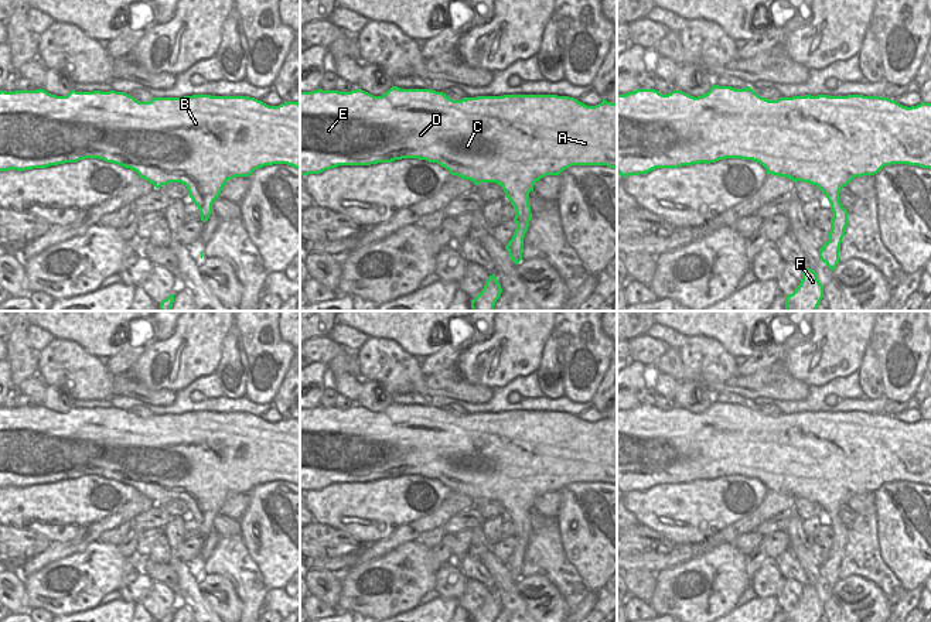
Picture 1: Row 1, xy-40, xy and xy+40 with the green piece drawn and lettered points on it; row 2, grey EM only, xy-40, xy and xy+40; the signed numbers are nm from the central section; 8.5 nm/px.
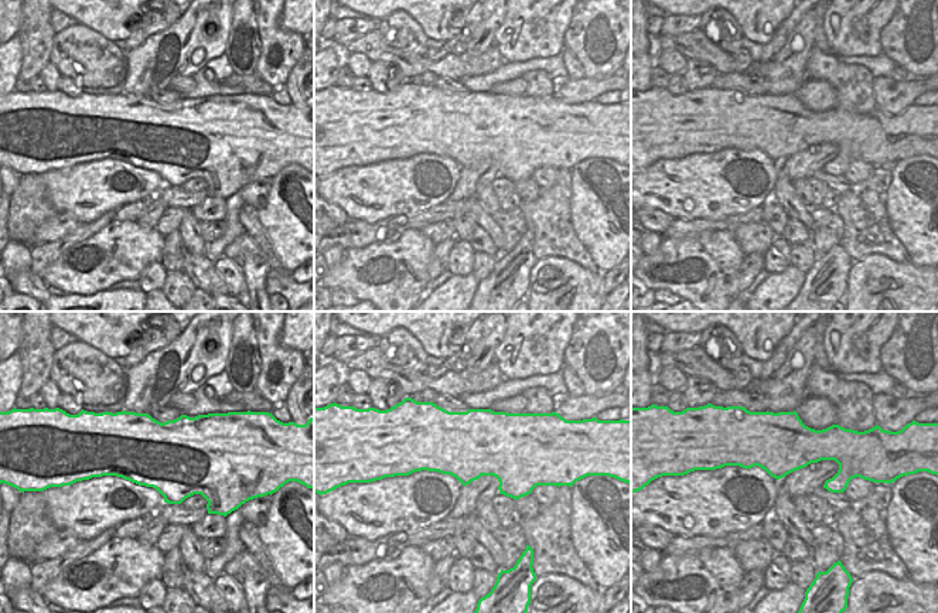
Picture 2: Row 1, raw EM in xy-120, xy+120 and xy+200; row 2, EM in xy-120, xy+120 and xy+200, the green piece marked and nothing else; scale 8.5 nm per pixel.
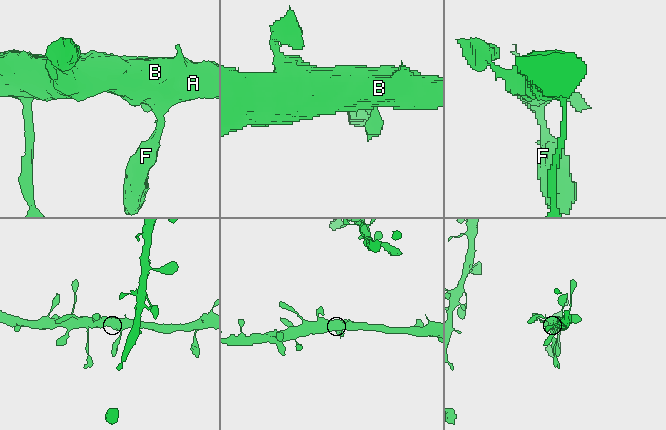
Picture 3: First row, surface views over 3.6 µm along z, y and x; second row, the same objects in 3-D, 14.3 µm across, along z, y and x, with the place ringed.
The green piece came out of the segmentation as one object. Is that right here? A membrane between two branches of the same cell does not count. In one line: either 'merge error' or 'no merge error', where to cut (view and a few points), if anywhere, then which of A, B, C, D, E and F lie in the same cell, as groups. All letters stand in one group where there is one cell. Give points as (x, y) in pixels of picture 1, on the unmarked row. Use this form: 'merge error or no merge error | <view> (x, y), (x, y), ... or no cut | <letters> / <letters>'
no merge error | no cut | A B C D E F

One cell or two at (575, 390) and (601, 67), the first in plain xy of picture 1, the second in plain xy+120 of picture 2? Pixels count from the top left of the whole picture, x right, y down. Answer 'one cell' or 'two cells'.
one cell

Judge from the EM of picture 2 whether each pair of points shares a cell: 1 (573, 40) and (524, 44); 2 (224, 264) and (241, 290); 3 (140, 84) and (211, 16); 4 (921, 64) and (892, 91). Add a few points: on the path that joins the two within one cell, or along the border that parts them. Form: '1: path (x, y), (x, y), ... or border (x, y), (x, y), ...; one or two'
1: border (573, 14), (565, 34), (563, 47); two
2: path (228, 271), (235, 283); one
3: path (156, 65), (166, 55), (178, 51), (195, 34); one
4: border (917, 77), (923, 78); two

